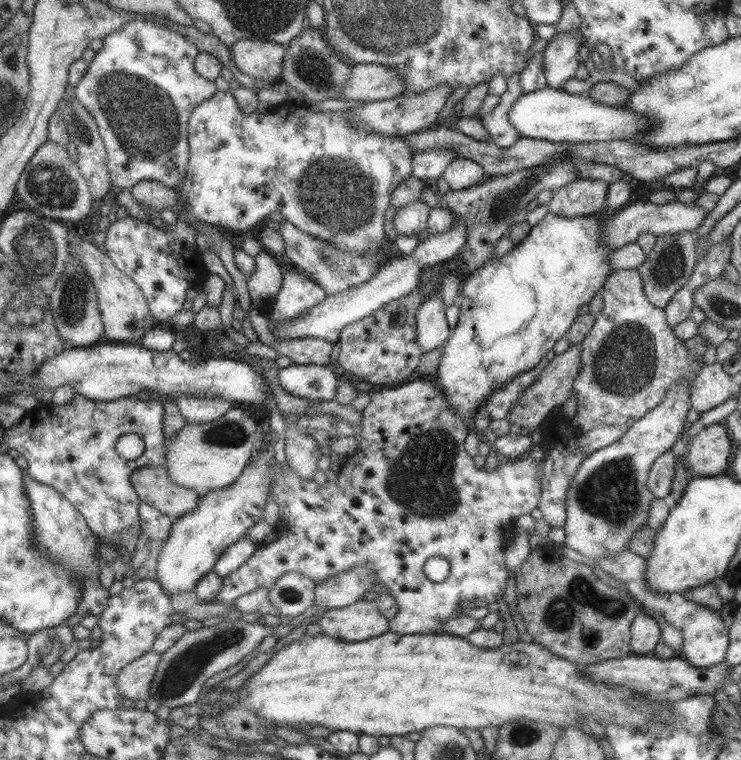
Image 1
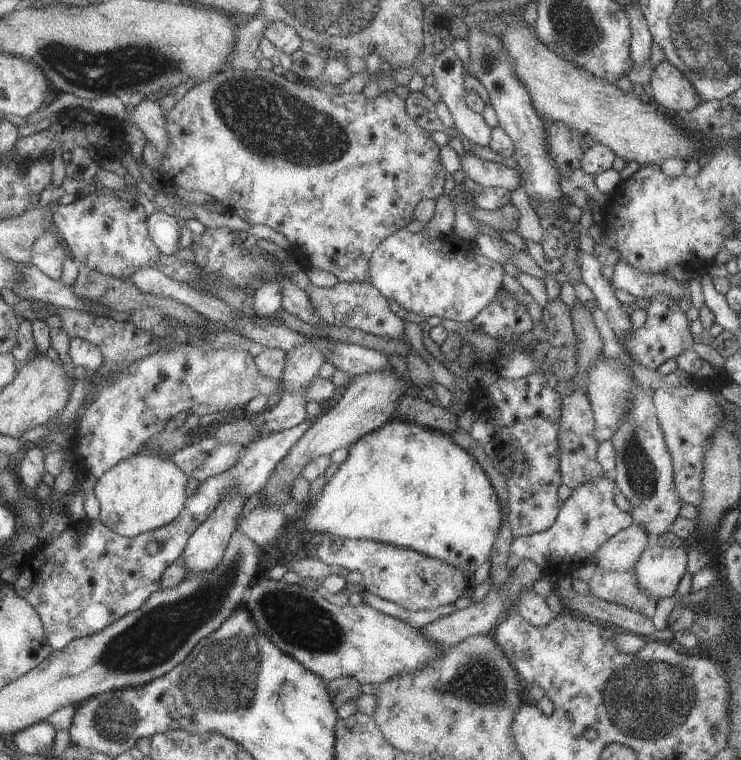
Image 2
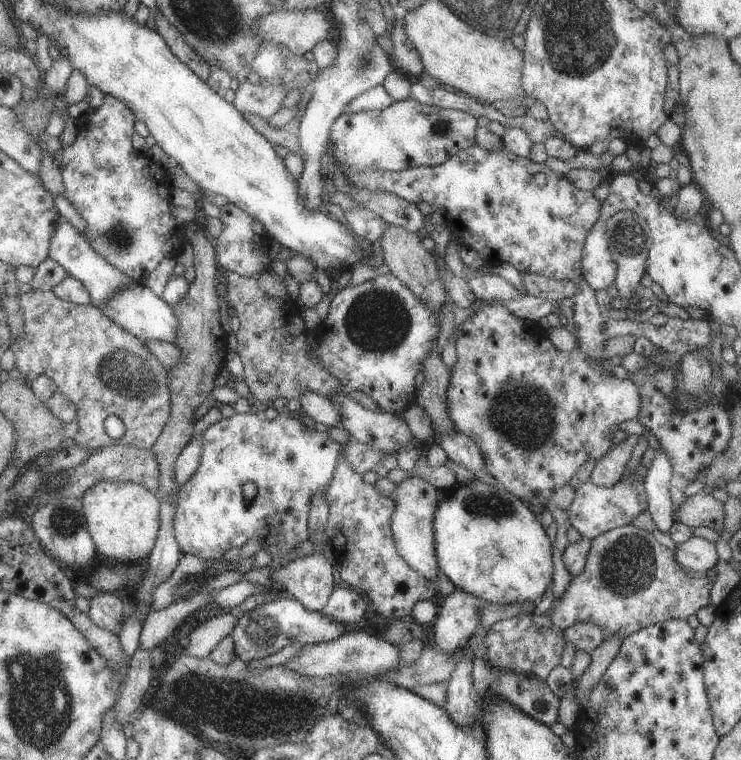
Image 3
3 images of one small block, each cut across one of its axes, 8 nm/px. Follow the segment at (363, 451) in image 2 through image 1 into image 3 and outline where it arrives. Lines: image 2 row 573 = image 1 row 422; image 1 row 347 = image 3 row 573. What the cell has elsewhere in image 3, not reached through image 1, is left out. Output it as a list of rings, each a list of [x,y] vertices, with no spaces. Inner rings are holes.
[[[474,479],[469,484],[457,484],[449,492],[440,493],[439,503],[434,513],[433,520],[433,541],[435,557],[437,560],[438,568],[440,572],[445,574],[447,579],[455,586],[456,589],[463,590],[477,599],[480,599],[485,603],[492,603],[495,605],[519,605],[528,603],[529,605],[537,604],[537,602],[543,596],[545,590],[550,586],[552,582],[553,564],[551,562],[551,542],[547,538],[545,532],[544,519],[535,516],[528,506],[517,499],[512,493],[509,493],[503,487],[492,487],[487,484],[482,484]]]

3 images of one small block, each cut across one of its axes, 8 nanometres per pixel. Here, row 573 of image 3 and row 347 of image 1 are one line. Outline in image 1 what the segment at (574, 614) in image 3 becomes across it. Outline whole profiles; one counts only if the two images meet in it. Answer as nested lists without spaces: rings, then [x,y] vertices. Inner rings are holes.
[[[637,269],[614,270],[605,277],[605,283],[603,283],[603,287],[601,287],[600,290],[603,302],[602,308],[595,315],[593,326],[580,343],[580,370],[572,383],[572,393],[575,394],[576,397],[577,409],[576,415],[571,419],[571,424],[581,433],[587,432],[599,425],[615,425],[617,423],[621,423],[621,425],[631,426],[631,423],[642,418],[649,410],[652,410],[657,406],[657,404],[659,404],[659,402],[663,401],[665,392],[670,388],[670,386],[672,386],[672,384],[674,384],[674,382],[676,382],[676,380],[678,380],[678,378],[688,380],[688,389],[691,391],[690,386],[692,386],[695,376],[703,366],[700,361],[701,359],[695,359],[692,354],[690,354],[692,350],[695,350],[695,346],[691,350],[688,350],[687,346],[683,346],[683,342],[680,341],[679,338],[676,338],[675,334],[672,333],[672,326],[667,324],[665,316],[663,316],[663,309],[654,307],[649,303],[649,301],[647,301],[647,297],[645,297],[645,293],[643,293],[641,286],[643,286],[643,283],[641,283],[641,277],[639,277],[639,271],[637,271]]]

